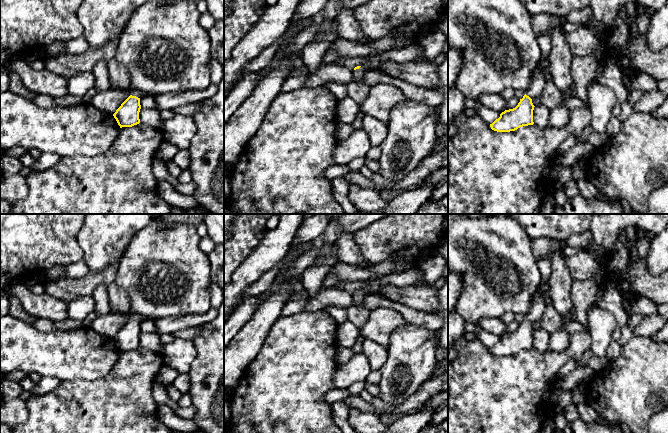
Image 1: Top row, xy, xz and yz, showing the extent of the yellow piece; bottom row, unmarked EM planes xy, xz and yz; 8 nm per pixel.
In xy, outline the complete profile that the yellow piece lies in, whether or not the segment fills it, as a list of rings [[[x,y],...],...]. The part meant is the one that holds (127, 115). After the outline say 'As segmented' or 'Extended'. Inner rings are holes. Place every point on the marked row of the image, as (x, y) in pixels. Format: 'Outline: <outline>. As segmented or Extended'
Outline: [[[129,87],[130,96],[121,104],[113,114],[120,128],[132,127],[140,123],[140,98],[143,93],[138,89]]]. Extended

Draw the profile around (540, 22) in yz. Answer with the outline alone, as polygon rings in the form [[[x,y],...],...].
[[[540,13],[532,16],[532,28],[537,36],[545,34],[549,29],[550,16],[548,14]]]

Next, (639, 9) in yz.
[[[636,5],[635,6],[635,13],[637,16],[639,15],[649,15],[651,18],[655,13],[655,10],[647,7],[647,6],[643,6],[643,5]]]

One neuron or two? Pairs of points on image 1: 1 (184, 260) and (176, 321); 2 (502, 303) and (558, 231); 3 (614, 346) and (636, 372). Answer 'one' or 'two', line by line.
1: two
2: two
3: two

